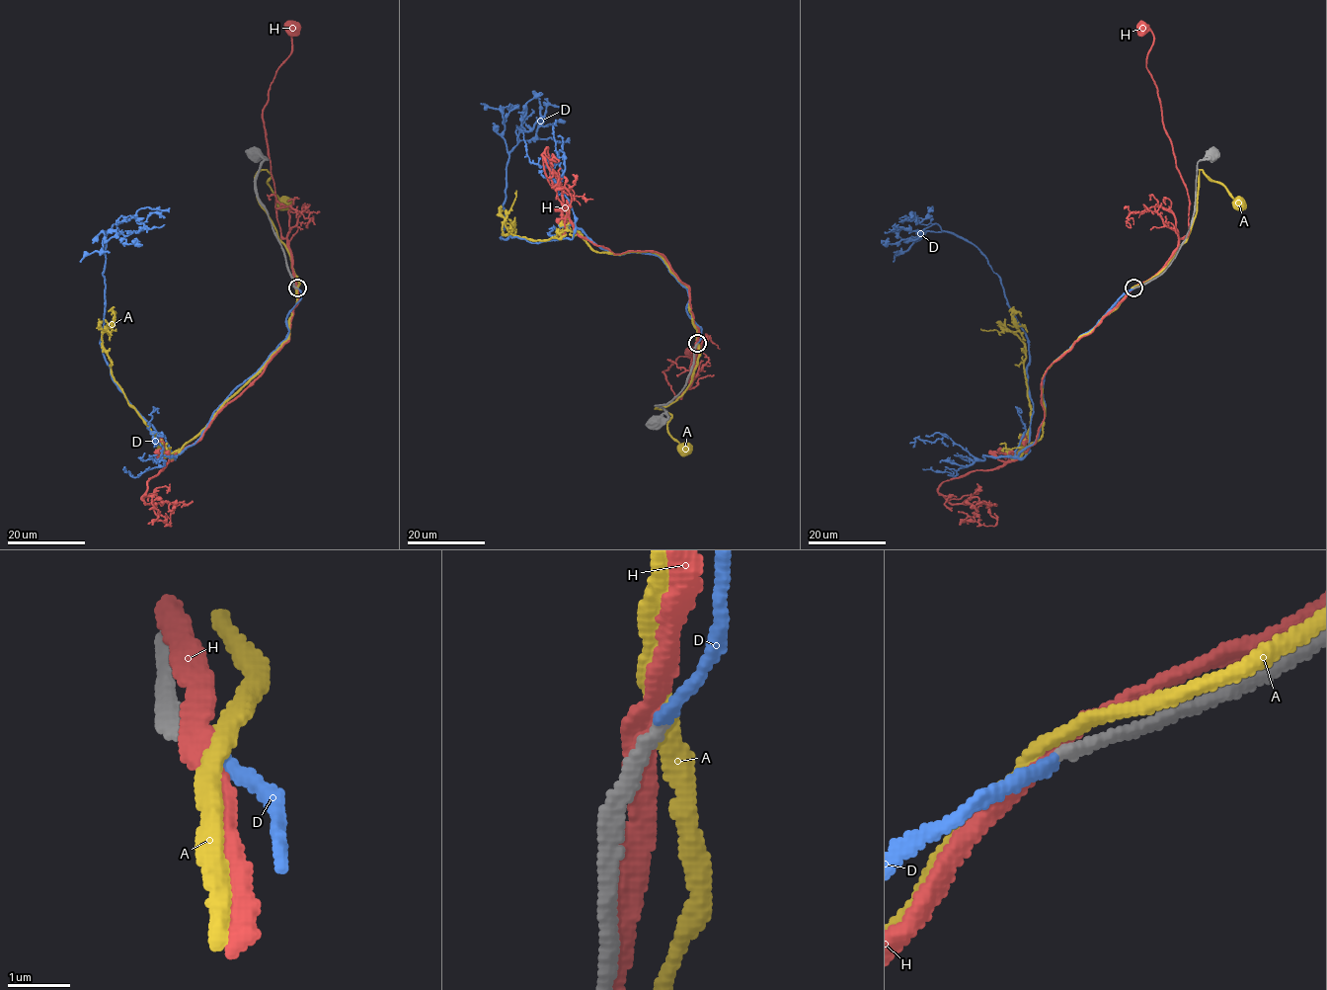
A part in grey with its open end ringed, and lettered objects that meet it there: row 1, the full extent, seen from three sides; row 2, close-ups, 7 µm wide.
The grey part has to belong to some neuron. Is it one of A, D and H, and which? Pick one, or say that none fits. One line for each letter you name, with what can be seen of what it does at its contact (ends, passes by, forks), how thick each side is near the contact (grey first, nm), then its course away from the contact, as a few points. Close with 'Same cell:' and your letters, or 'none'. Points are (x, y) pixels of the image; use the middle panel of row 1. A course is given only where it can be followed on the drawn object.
D: It ends there. Thickness 190 nm (grey) against 200 nm. Its course: (698, 343), (688, 290), (657, 255), (611, 254), (578, 227), (501, 237), (516, 136), (565, 109)
Same cell: D

